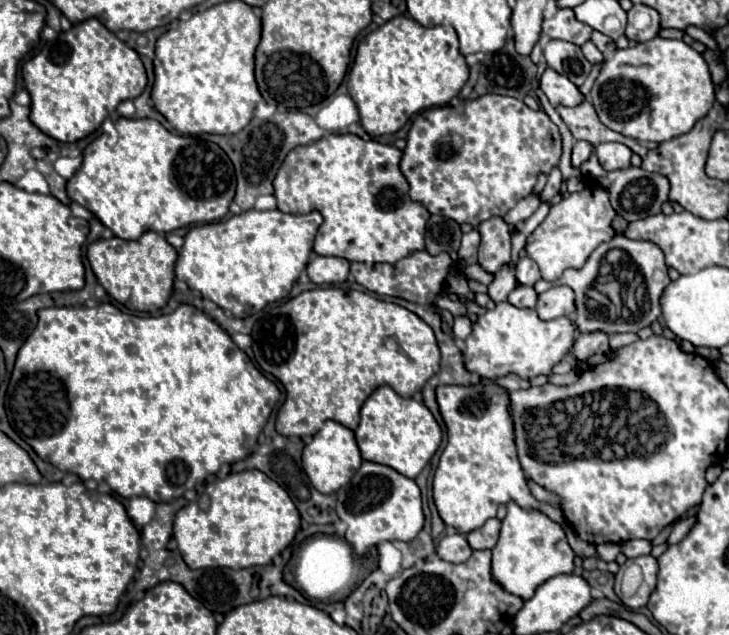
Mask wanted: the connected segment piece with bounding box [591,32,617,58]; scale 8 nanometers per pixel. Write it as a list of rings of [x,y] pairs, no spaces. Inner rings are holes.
[[[593,32],[593,38],[591,38],[591,42],[605,54],[605,58],[609,58],[609,56],[613,56],[613,52],[617,50],[617,44],[609,38],[609,36],[605,36],[605,34],[601,34],[601,32]]]

